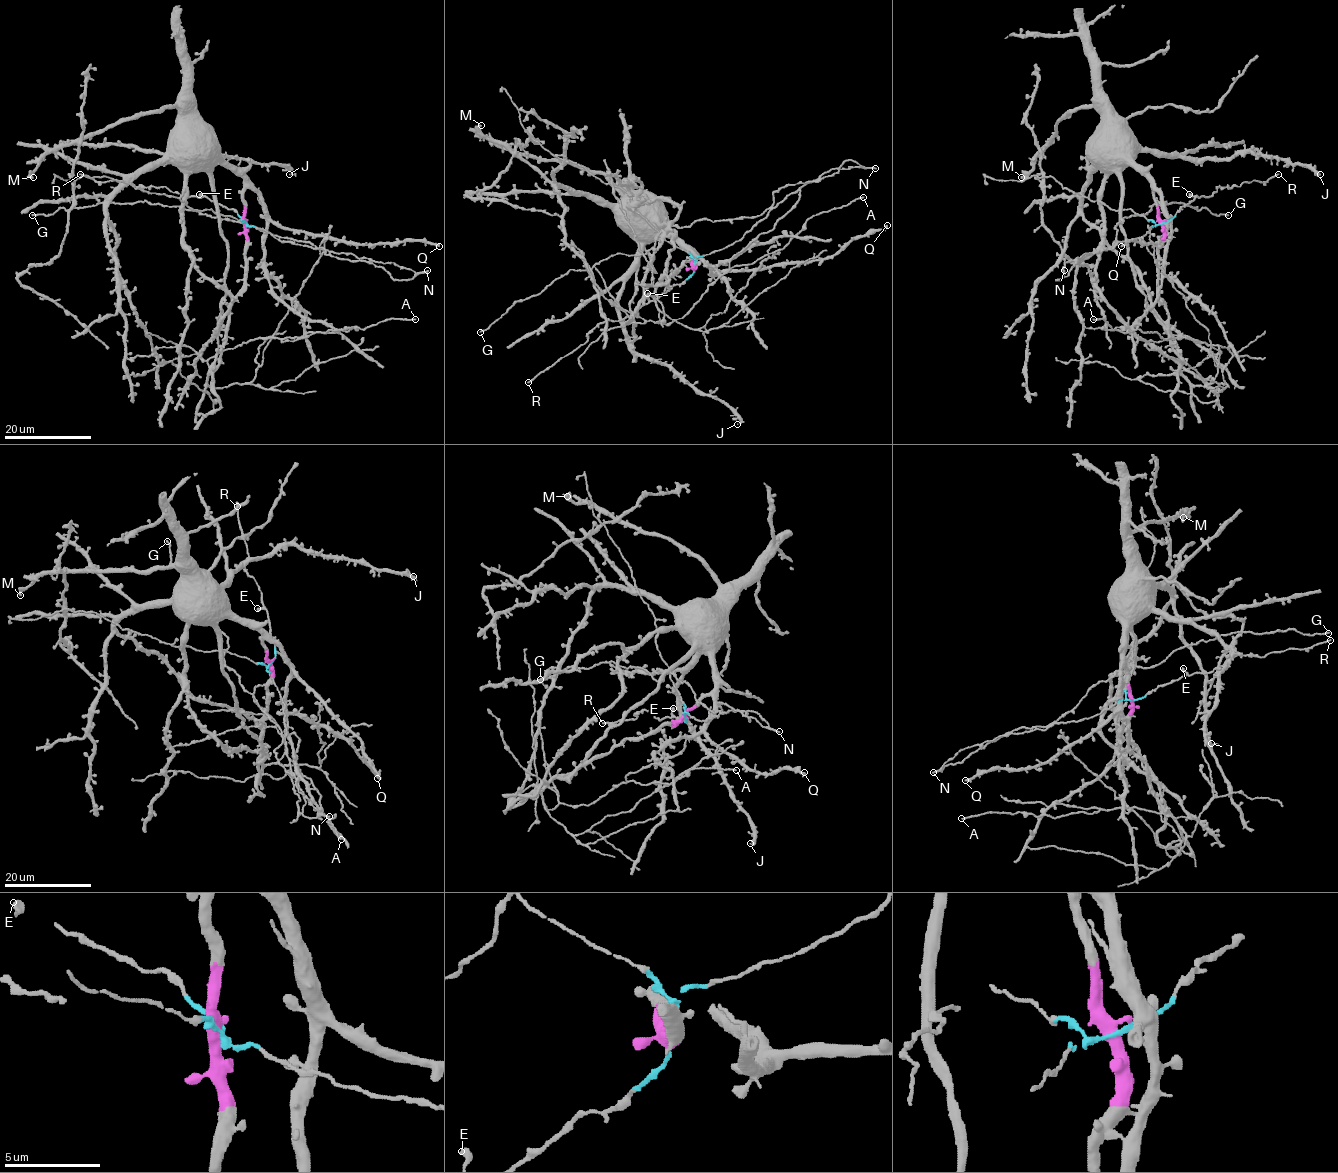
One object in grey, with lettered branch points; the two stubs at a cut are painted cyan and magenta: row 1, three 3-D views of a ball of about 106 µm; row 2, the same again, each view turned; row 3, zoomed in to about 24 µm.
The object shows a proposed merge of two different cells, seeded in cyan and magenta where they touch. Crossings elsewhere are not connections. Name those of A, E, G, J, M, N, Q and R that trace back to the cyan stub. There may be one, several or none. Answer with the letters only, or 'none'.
E, G, N, R

